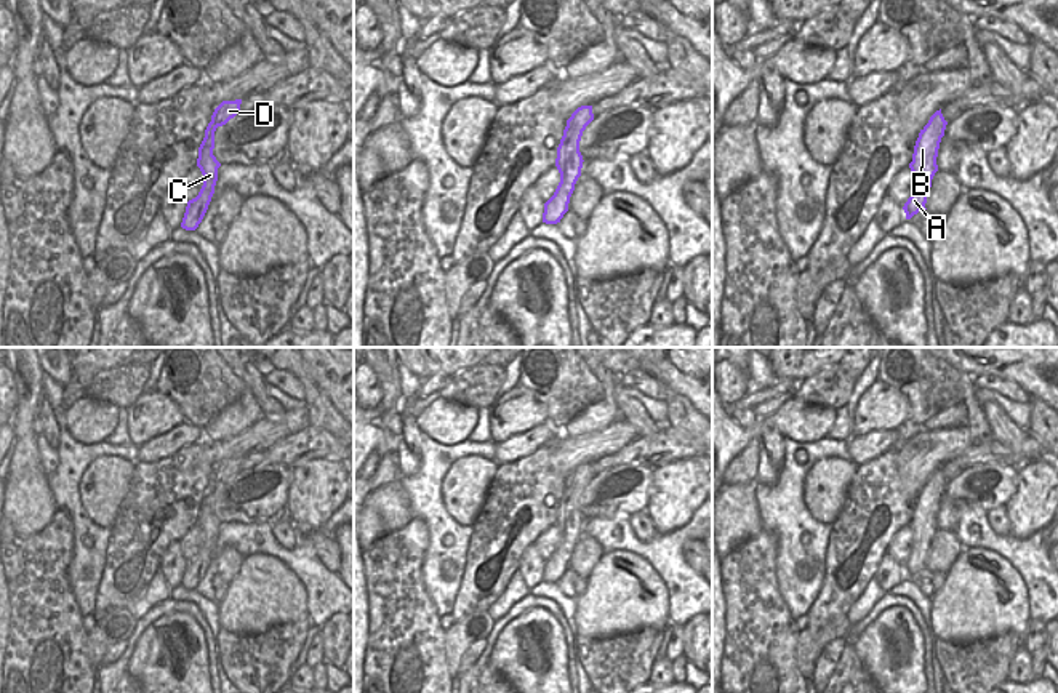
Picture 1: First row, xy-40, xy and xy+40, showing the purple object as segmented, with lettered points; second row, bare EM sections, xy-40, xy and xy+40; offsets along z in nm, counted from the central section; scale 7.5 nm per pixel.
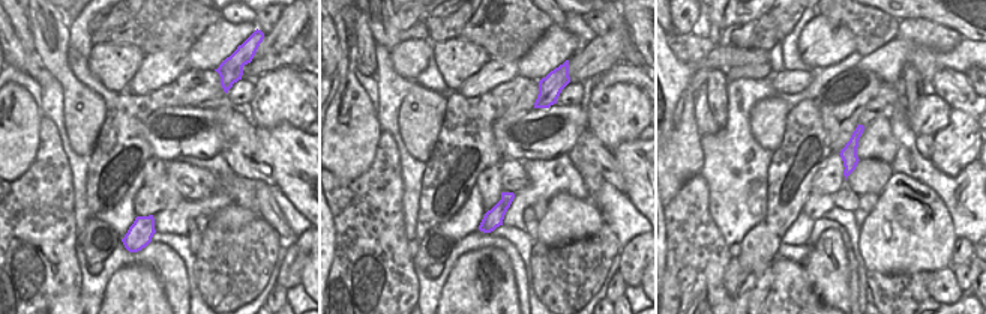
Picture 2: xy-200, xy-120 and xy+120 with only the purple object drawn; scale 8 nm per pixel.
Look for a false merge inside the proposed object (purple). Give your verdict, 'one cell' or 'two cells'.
one cell

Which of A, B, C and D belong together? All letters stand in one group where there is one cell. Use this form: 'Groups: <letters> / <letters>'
Groups: A B C D.

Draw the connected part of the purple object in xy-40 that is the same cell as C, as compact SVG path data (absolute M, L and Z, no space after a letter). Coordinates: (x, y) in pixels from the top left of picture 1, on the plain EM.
M242 458L222 459L213 471L211 480L205 488L205 496L198 506L197 525L203 533L203 544L198 554L187 560L186 571L181 581L181 586L186 589L195 589L202 581L211 555L214 552L214 544L218 539L218 527L221 522L213 514L214 507L214 490L218 485L226 483L240 471Z

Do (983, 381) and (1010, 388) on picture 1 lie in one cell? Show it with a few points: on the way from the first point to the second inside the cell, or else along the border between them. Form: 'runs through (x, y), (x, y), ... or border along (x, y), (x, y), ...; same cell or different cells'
runs through (989, 383), (1004, 388); same cell

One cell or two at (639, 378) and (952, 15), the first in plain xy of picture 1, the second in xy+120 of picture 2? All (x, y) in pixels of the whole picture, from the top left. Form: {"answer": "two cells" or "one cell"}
{"answer": "two cells"}

